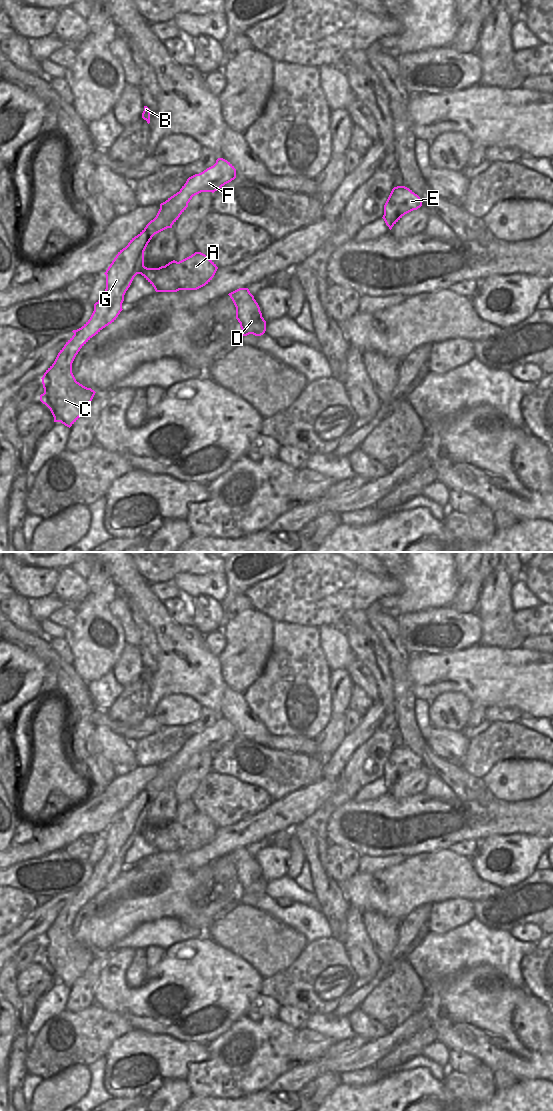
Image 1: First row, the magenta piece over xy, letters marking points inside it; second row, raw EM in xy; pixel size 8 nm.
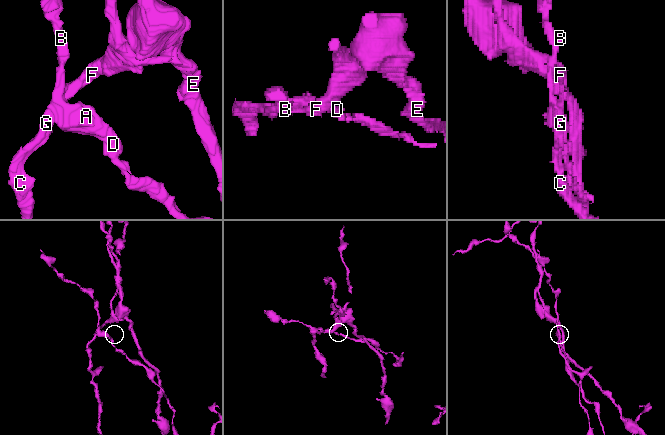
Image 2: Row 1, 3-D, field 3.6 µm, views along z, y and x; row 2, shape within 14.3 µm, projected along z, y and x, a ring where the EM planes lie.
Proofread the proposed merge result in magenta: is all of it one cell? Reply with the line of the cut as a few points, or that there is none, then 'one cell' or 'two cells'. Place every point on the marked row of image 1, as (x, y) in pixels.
cut in xy along (144, 266), (139, 273); two cells

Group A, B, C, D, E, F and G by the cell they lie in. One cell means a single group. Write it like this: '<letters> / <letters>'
A B D / C E F G

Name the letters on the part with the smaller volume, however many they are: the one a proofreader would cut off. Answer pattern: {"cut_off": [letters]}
{"cut_off": ["A", "B", "D"]}

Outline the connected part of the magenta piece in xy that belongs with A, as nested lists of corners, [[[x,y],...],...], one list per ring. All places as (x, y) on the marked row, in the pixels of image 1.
[[[195,252],[179,262],[173,260],[159,268],[144,267],[140,274],[156,292],[177,292],[205,286],[212,280],[217,269],[208,256]]]

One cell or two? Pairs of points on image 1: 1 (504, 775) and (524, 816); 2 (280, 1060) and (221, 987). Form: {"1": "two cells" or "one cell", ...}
{"1": "two cells", "2": "two cells"}

